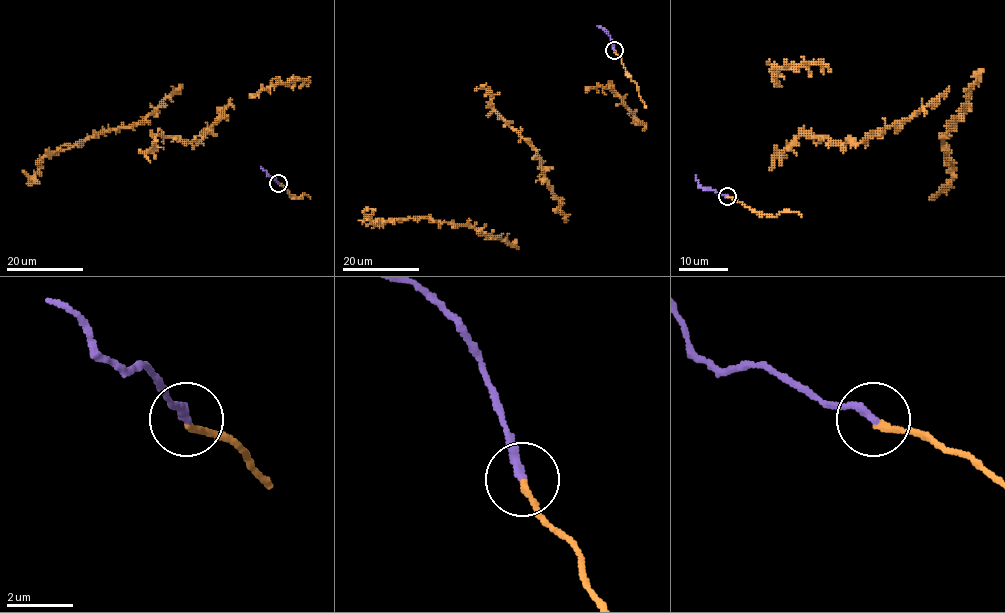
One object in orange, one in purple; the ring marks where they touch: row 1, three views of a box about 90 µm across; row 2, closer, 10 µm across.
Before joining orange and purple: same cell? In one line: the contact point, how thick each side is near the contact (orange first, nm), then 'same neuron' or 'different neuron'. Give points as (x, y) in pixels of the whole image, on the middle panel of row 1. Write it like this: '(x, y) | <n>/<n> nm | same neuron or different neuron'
(614, 50) | 200/240 nm | same neuron

